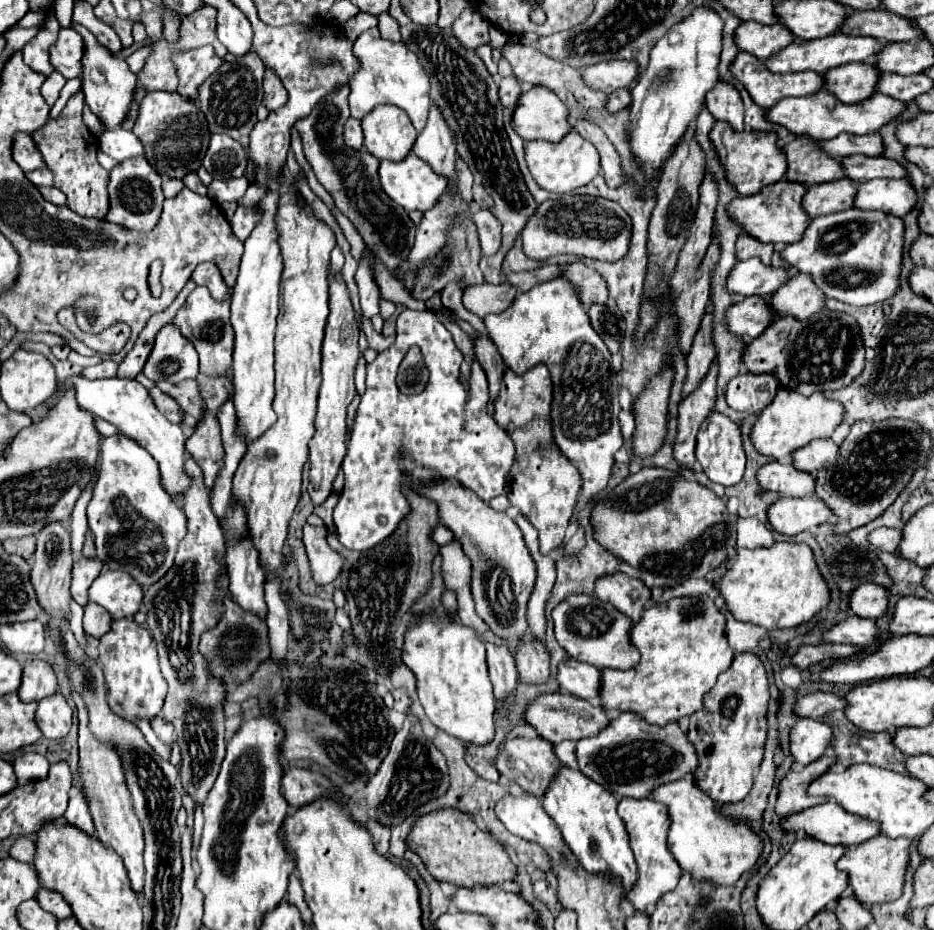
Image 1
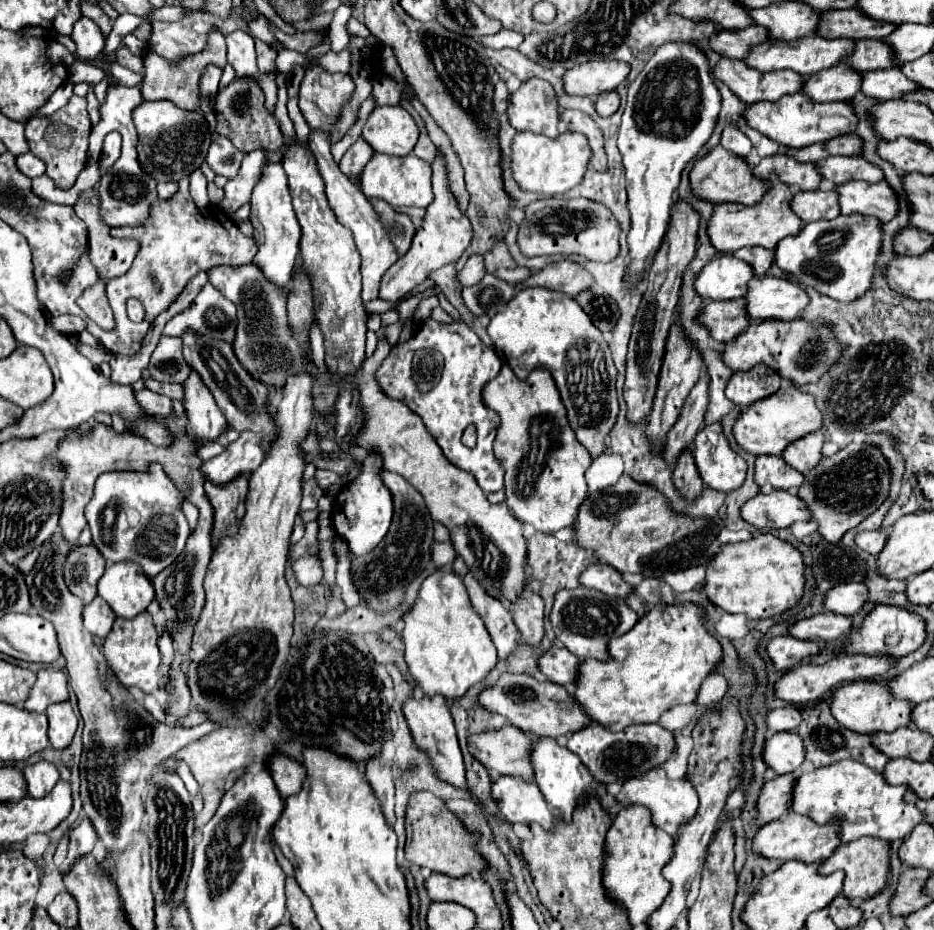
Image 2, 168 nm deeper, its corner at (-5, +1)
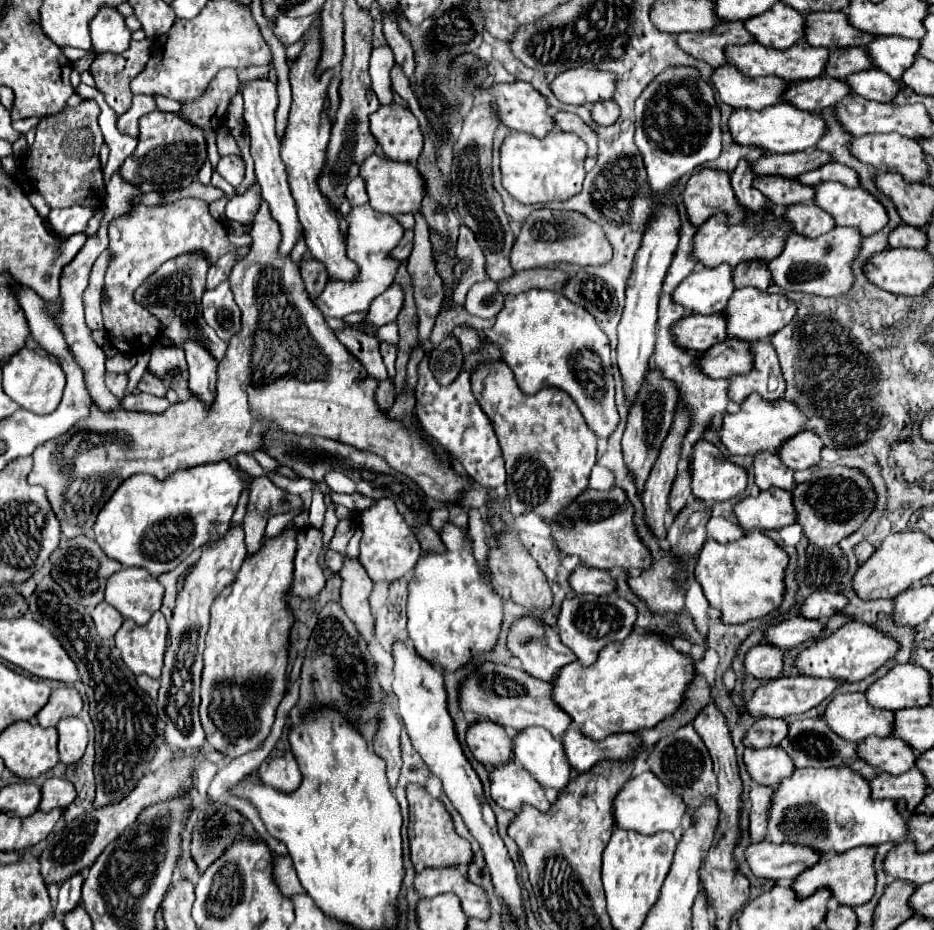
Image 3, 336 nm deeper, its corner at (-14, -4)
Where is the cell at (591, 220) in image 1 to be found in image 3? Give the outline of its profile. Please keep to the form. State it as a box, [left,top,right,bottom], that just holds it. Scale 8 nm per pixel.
[511,208,613,272]

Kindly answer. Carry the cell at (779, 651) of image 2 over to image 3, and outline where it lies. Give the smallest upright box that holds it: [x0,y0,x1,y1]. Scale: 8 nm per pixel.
[745,644,785,680]

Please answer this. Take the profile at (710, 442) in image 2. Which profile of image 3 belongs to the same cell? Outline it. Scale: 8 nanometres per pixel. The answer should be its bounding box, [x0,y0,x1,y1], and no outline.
[689,442,747,504]

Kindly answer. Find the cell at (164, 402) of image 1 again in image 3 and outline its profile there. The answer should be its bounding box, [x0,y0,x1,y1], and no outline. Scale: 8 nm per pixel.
[121,394,171,414]

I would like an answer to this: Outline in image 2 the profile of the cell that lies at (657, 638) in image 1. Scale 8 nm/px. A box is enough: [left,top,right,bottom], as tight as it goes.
[570,603,722,731]

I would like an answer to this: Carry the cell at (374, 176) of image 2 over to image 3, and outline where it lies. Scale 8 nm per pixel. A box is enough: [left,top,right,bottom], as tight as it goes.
[359,154,427,216]

